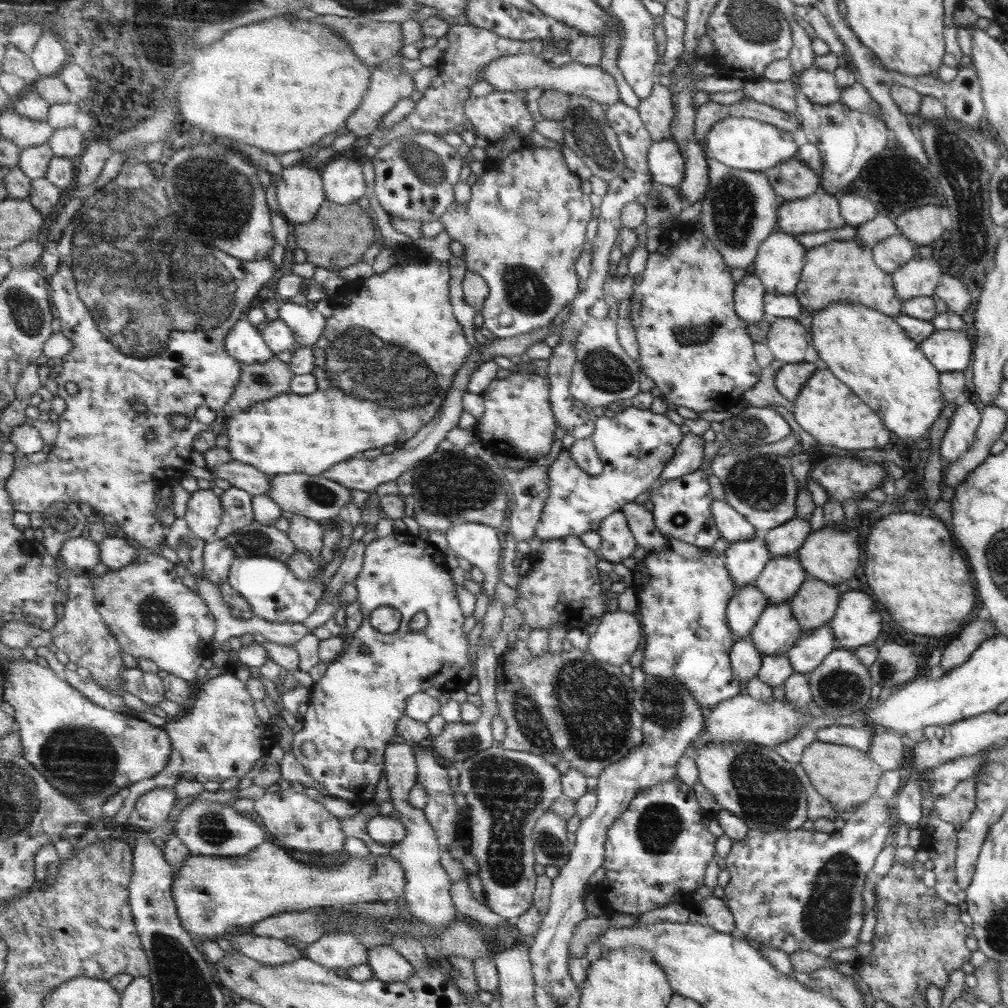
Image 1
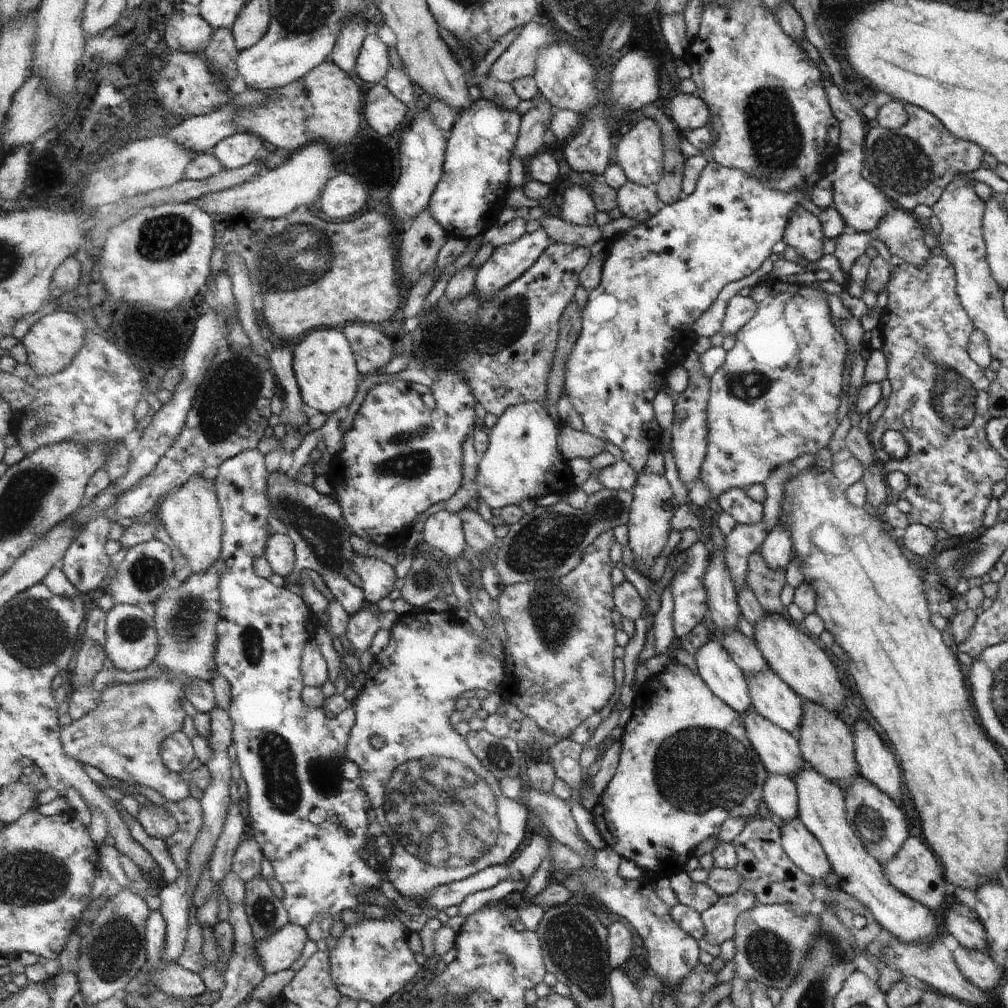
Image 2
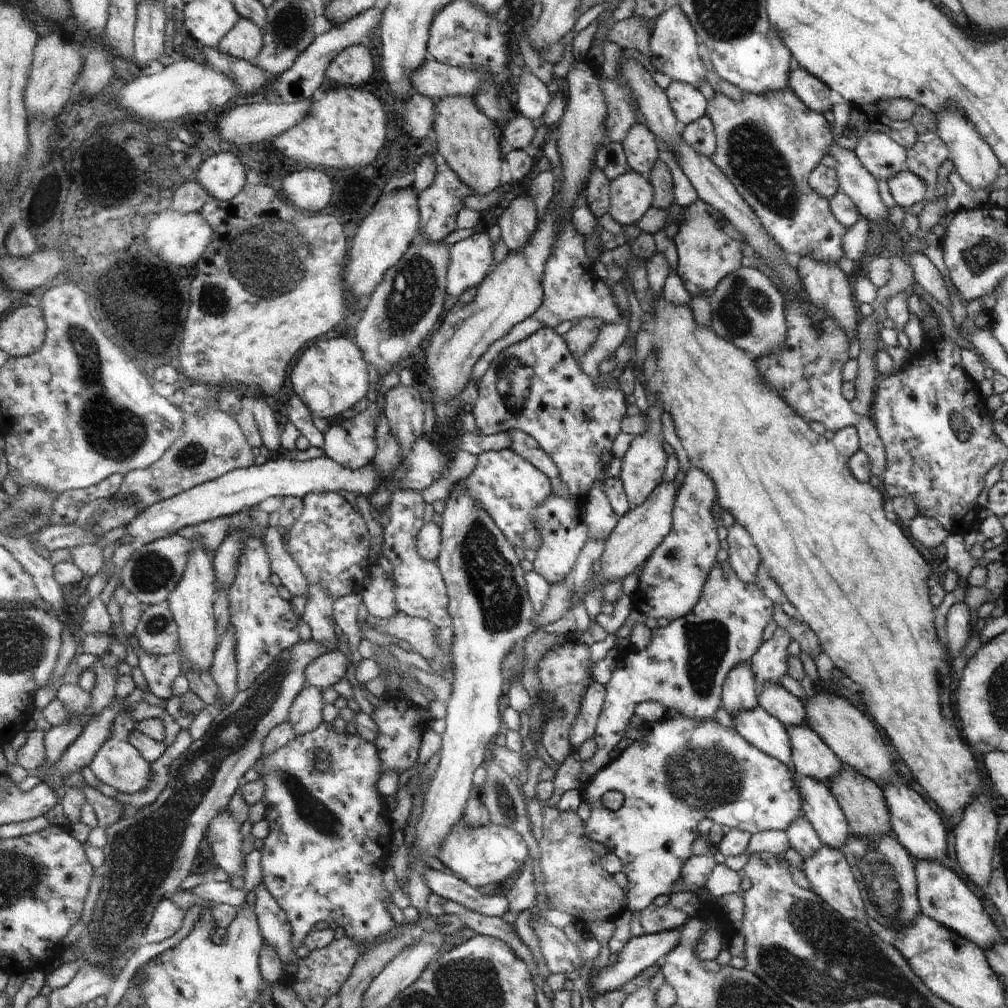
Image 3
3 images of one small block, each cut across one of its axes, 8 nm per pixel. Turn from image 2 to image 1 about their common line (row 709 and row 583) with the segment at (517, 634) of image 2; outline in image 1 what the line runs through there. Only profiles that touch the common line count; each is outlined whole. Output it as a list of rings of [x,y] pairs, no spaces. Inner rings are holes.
[[[567,536],[558,540],[543,542],[539,550],[531,555],[533,573],[522,577],[518,584],[515,607],[523,613],[525,624],[532,630],[551,630],[563,626],[566,630],[585,628],[591,620],[601,621],[607,610],[608,598],[603,587],[600,554],[587,548],[583,540]]]

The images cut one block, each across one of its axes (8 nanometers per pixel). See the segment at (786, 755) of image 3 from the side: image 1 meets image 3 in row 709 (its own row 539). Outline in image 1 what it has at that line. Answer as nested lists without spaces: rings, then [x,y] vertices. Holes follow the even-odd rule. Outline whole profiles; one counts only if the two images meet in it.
[[[755,534],[751,540],[735,540],[725,543],[723,566],[731,576],[734,592],[754,583],[761,569],[769,560],[769,552],[763,544],[763,536]]]

